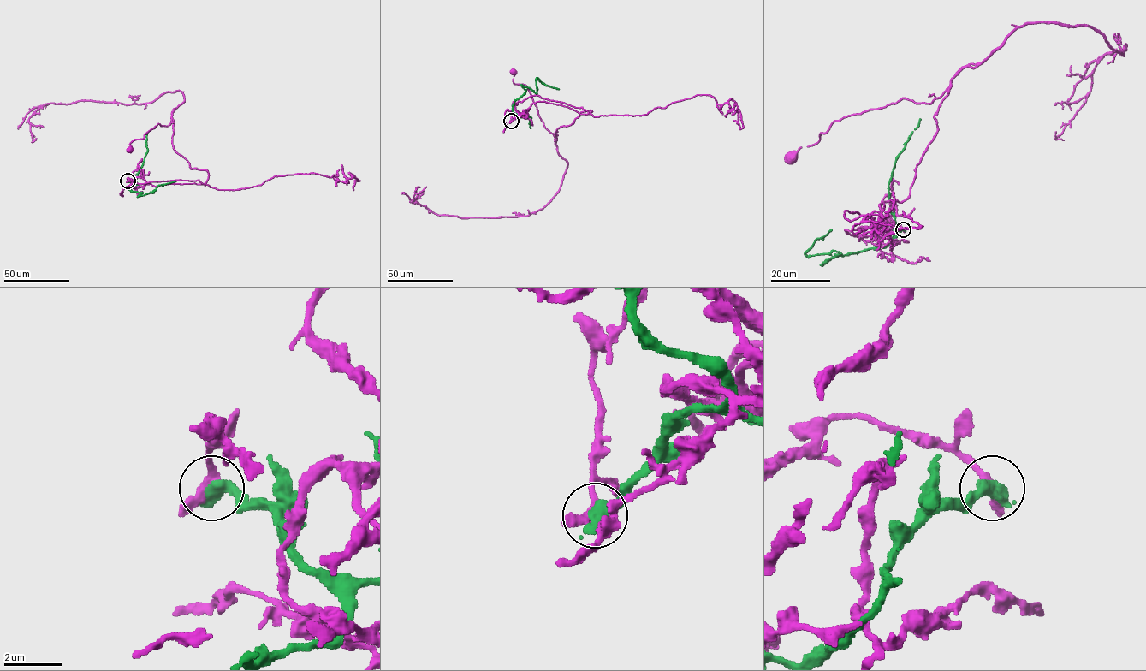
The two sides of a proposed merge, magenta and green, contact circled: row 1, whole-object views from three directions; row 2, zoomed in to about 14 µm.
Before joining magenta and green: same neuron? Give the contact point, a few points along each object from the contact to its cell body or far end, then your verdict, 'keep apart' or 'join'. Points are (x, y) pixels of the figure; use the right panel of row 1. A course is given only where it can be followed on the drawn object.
(903, 229) | magenta via (903, 229), (845, 230), (887, 238), (879, 205), (909, 196), (949, 87), (930, 103), (836, 120), (792, 157) | green via (903, 229), (888, 246), (839, 255), (825, 263), (840, 253), (834, 251), (805, 253), (817, 239), (831, 230) | keep apart

